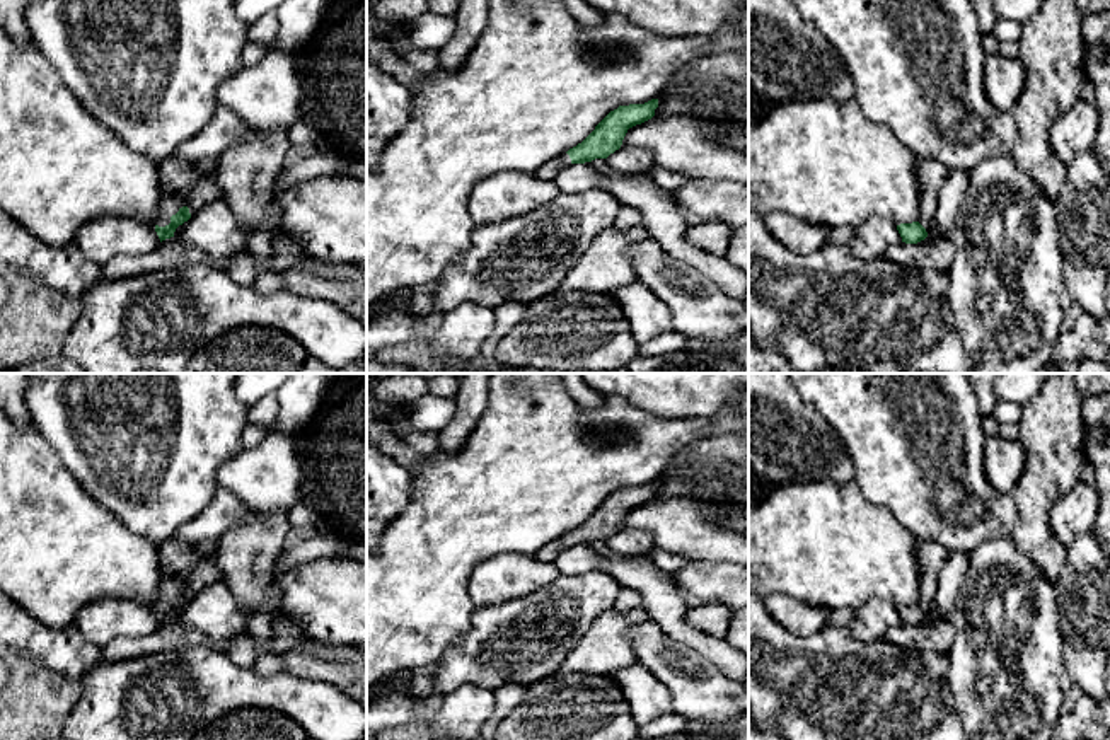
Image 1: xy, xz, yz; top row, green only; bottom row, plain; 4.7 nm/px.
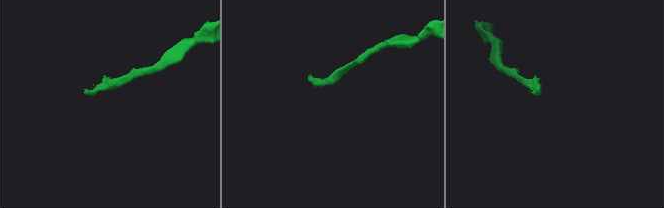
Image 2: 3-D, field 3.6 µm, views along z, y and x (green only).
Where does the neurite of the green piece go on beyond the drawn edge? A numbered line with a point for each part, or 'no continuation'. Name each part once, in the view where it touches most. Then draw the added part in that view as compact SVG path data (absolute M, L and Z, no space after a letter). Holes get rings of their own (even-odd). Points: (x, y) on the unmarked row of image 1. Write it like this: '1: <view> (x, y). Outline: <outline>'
1: xy (176, 558). Outline: M176 537L159 544L159 563L162 571L160 595L155 604L159 609L171 605L171 598L176 597L184 587L193 568L205 561L191 544L181 542Z

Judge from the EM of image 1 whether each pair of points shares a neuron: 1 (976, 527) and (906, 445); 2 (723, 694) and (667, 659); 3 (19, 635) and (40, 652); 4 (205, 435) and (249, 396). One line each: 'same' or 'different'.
1: same
2: same
3: same
4: different

